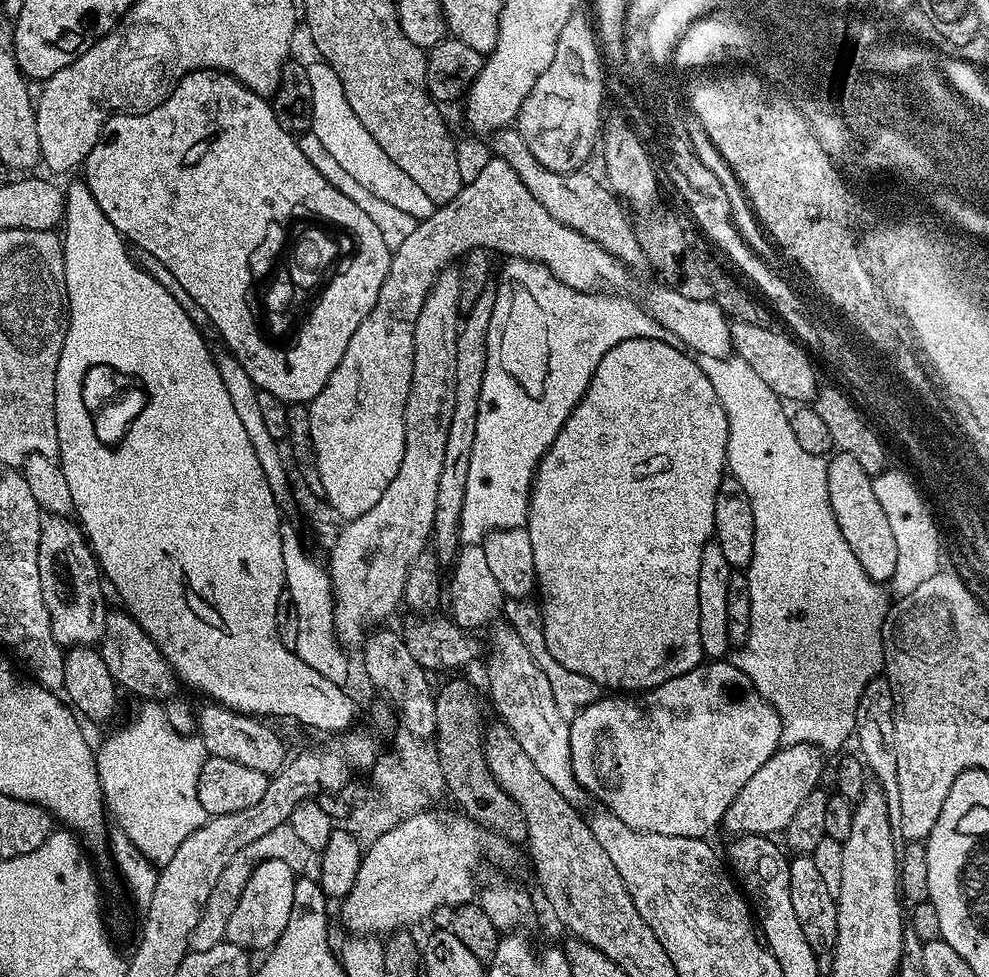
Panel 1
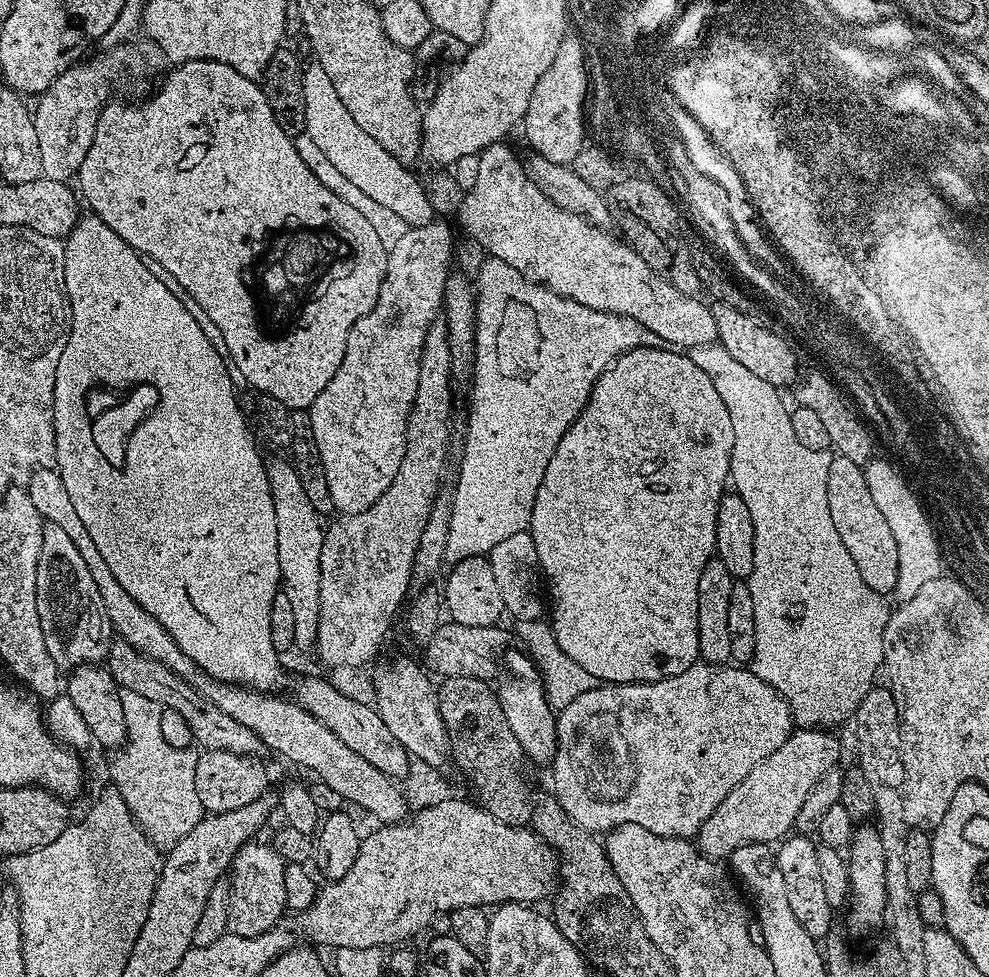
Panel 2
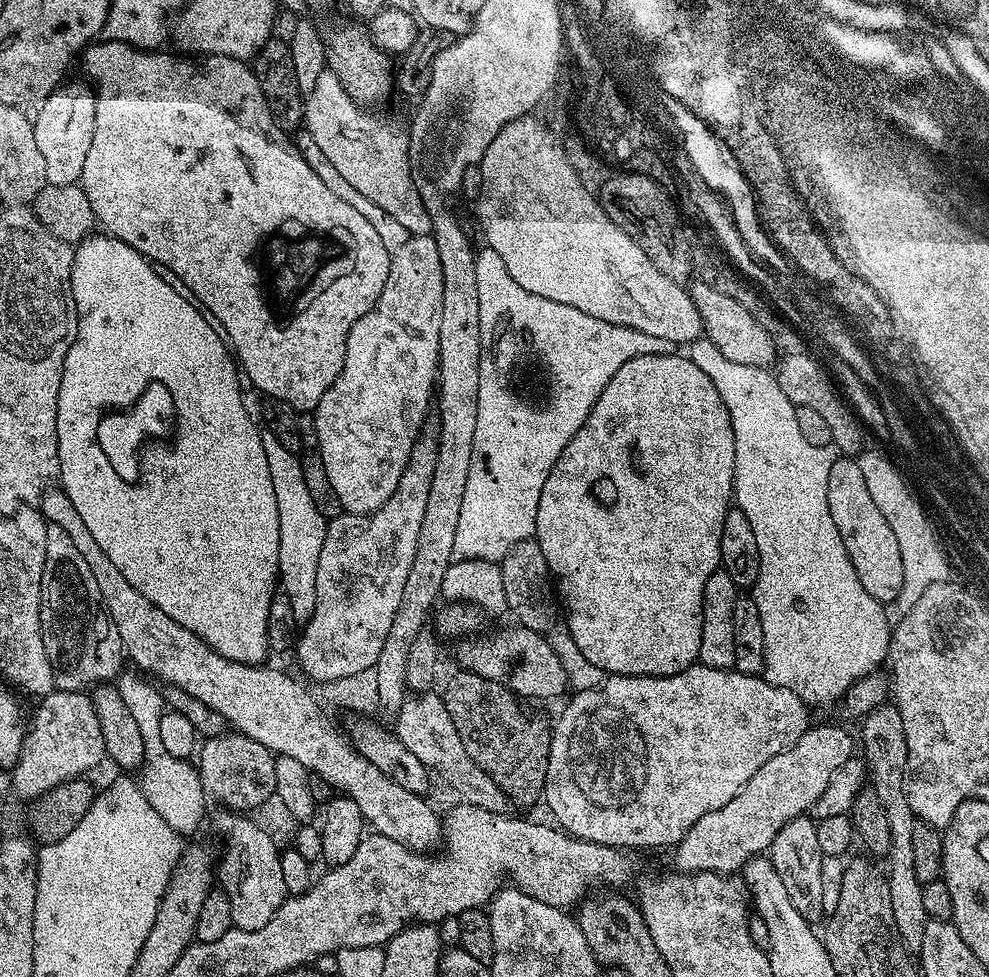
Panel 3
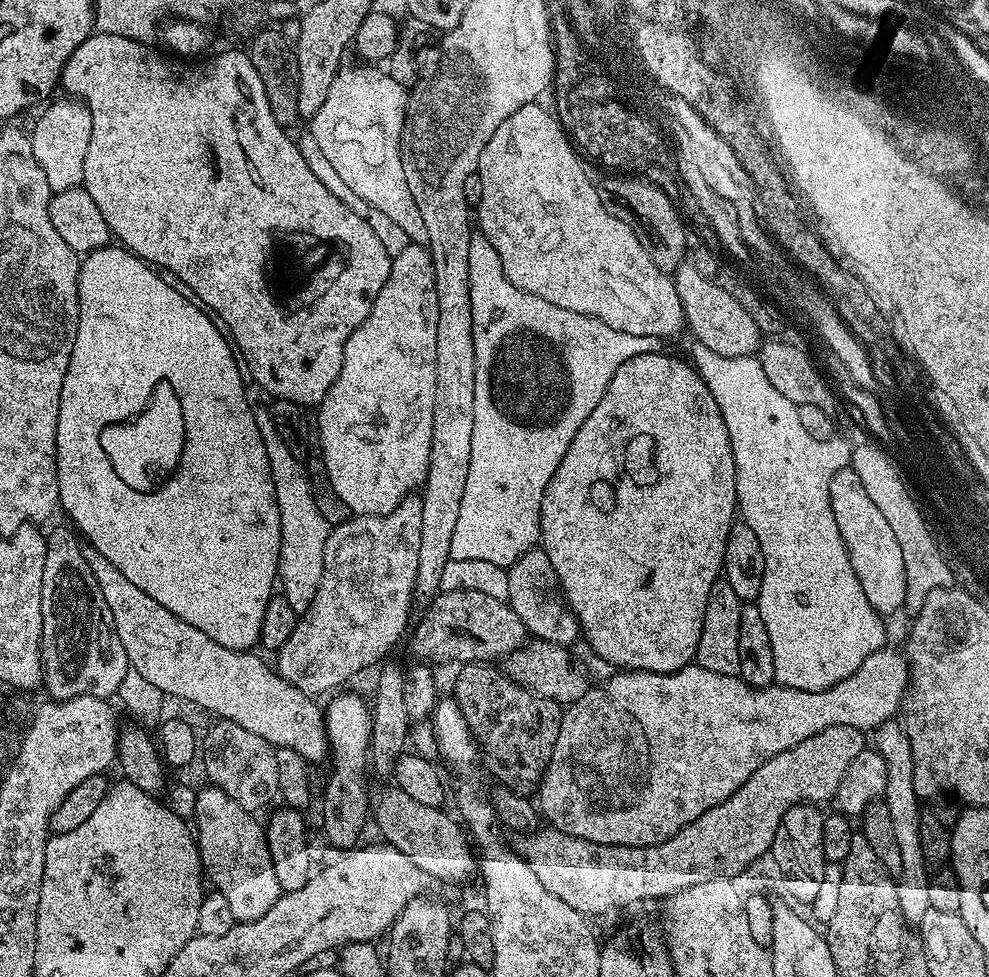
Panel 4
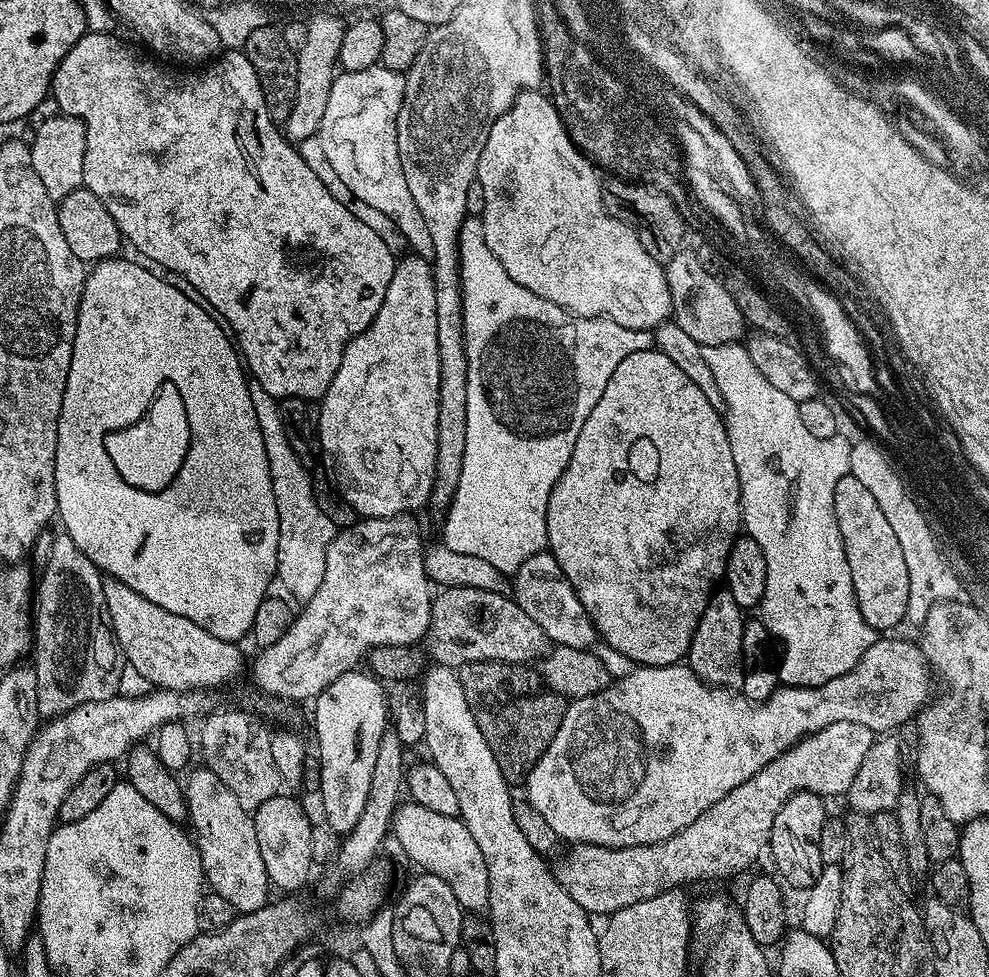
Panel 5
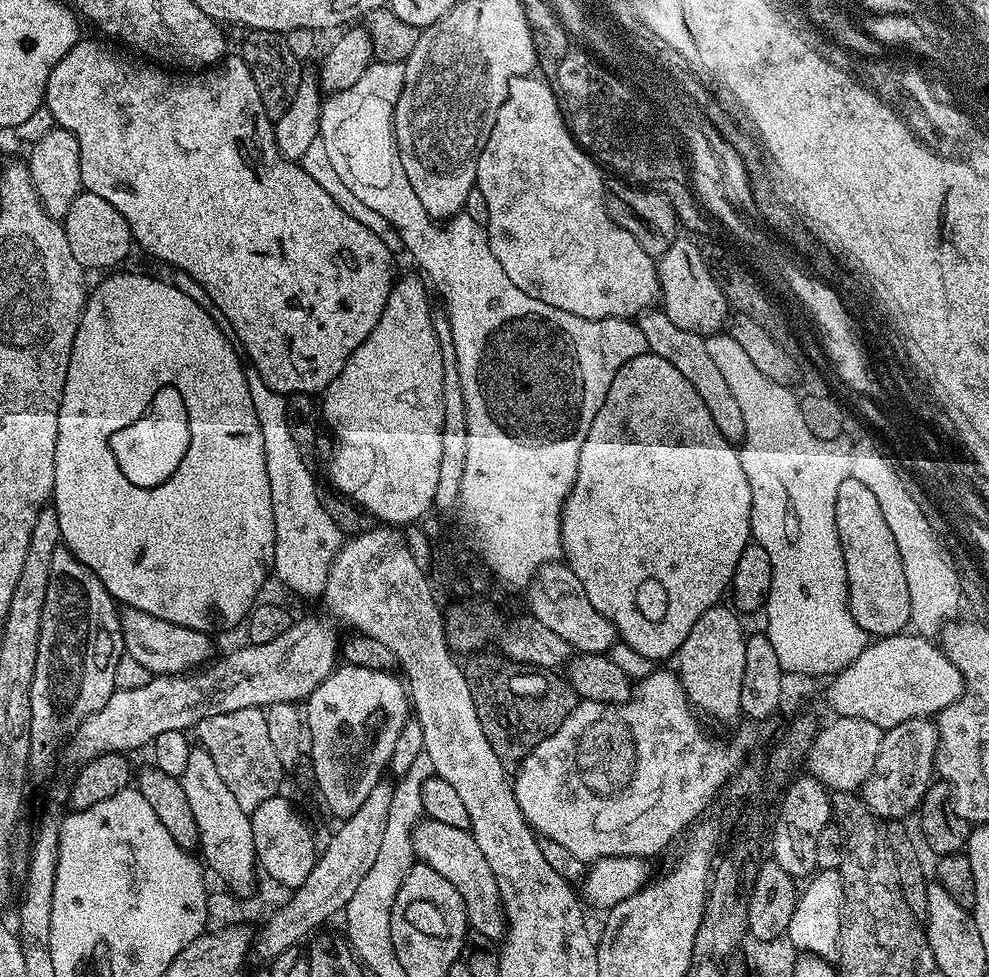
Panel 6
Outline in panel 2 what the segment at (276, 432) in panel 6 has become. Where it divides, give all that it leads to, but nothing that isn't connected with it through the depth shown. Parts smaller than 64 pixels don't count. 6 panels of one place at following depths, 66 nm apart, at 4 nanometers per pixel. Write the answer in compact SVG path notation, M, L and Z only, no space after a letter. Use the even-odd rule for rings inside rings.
M272 454L276 456L268 456L266 460L266 467L268 469L268 481L272 487L272 497L274 498L274 510L278 518L278 562L280 563L280 578L282 581L282 591L286 594L286 598L290 598L290 602L294 605L294 638L296 639L297 649L309 648L309 650L316 647L316 635L318 634L318 624L320 622L320 559L322 558L322 542L326 538L326 524L322 519L318 510L314 510L314 502L310 502L310 497L306 494L306 486L302 486L302 478L300 477L301 469L295 468L290 461L287 460L287 455Z

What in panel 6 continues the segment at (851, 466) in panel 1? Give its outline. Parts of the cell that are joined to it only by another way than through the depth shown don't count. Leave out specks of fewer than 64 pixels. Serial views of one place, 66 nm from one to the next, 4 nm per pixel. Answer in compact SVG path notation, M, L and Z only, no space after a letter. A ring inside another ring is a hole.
M850 478L842 482L842 486L838 486L836 525L846 562L848 609L854 622L858 622L858 626L862 626L862 630L866 630L872 638L899 635L909 621L898 542L890 532L886 518L882 518L882 510L878 510L874 494L870 494L870 490L862 486L862 482Z

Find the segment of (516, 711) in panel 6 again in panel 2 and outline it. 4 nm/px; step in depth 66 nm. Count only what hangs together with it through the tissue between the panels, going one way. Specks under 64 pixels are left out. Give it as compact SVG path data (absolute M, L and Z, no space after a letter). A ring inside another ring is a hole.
M444 678L439 681L438 691L454 764L472 779L480 807L510 826L529 827L534 804L532 808L532 784L524 769L526 755L510 730L497 689L489 681L478 678Z

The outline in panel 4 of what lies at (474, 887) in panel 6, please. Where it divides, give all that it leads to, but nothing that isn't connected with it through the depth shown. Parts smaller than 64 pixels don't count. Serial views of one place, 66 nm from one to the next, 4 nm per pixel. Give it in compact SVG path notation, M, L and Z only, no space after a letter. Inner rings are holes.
M395 786L389 788L389 792L382 793L380 801L377 804L375 801L374 804L374 820L376 816L376 824L380 827L381 834L384 835L381 837L387 843L393 844L398 850L402 850L402 854L406 854L406 858L410 858L410 862L414 862L414 866L418 866L418 870L422 870L433 881L449 880L452 884L460 884L463 880L468 879L471 874L473 876L478 868L478 860L474 855L473 845L470 843L465 829L455 819L452 821L444 813L445 809L443 807L431 808L430 806L422 806L422 802L418 802L415 798L410 798L410 794L400 791Z

